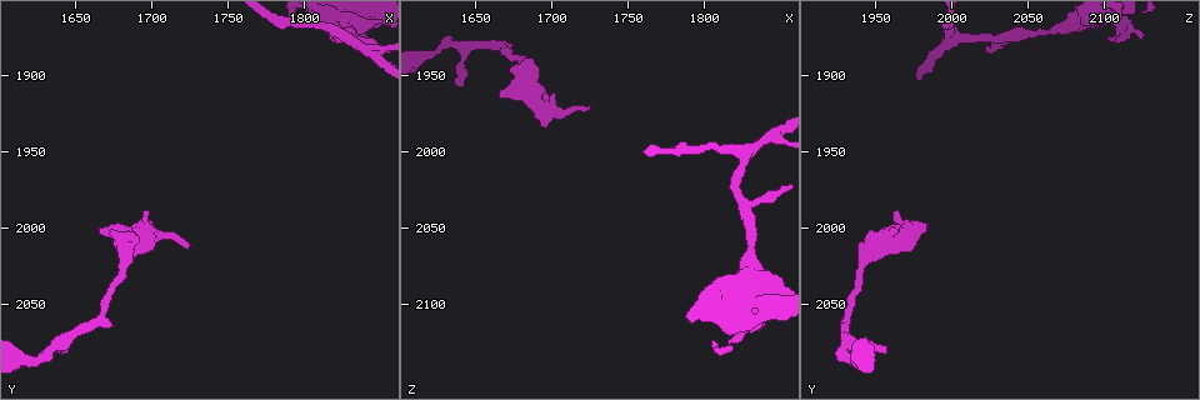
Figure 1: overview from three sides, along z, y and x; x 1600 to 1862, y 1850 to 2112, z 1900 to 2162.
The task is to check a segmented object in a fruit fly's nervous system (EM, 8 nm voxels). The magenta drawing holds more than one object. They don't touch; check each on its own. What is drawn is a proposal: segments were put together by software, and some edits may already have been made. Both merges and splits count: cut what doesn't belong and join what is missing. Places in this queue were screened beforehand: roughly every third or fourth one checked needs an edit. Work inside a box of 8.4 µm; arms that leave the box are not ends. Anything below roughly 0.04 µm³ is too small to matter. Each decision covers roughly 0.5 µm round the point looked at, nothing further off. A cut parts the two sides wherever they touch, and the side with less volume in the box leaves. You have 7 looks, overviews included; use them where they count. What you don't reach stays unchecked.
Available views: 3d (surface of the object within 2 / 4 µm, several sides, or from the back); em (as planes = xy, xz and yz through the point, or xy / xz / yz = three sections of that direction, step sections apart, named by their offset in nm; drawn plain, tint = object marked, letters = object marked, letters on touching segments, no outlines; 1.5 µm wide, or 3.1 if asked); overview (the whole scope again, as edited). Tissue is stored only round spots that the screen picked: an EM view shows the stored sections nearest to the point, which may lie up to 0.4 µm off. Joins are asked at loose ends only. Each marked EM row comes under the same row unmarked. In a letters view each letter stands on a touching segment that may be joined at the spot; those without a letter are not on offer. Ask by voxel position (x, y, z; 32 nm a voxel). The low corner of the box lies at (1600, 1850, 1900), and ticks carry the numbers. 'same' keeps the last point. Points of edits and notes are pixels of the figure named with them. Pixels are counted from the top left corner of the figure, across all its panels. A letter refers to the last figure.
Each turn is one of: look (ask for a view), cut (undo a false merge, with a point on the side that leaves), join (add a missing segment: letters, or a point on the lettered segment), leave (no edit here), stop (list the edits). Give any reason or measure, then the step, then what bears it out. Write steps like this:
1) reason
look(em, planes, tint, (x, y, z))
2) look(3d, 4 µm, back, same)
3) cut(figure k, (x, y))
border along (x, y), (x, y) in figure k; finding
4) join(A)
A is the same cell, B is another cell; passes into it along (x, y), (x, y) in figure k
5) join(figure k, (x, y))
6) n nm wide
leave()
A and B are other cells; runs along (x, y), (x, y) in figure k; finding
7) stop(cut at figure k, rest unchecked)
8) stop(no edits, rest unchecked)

branch stops here
look(3d, 2 µm, (1638, 2080, 1956))

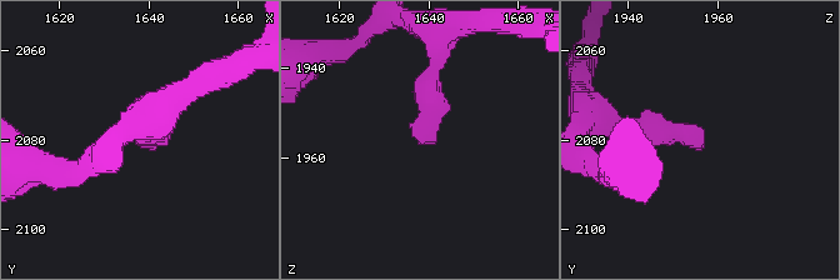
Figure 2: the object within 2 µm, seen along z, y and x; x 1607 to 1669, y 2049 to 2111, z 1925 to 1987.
look(em, yz, step 4, letters, (1638, 2081, 1956))

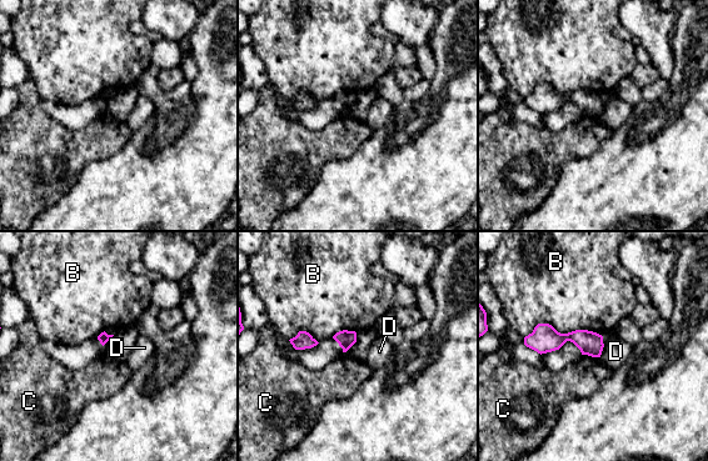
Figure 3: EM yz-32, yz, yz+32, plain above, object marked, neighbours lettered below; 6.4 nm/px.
leave()
B, C and D are other cells; runs along (527, 340), (581, 337), (599, 347) in figure 3; no lettered segment goes on from it

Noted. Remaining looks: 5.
an open end
look(3d, 2 µm, (1696, 1990, 1962))

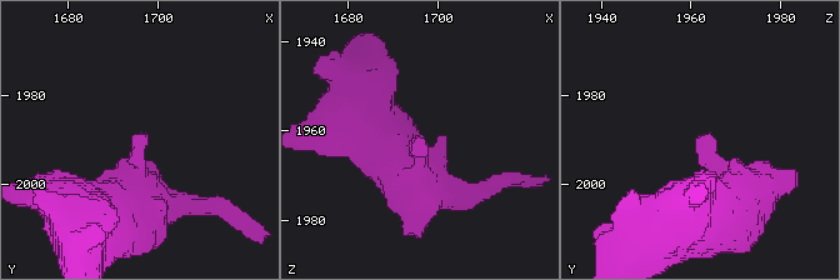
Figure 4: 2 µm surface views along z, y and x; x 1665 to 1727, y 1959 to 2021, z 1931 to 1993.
need the tissue
look(em, yz, step 8, tint, (1697, 1989, 1964))

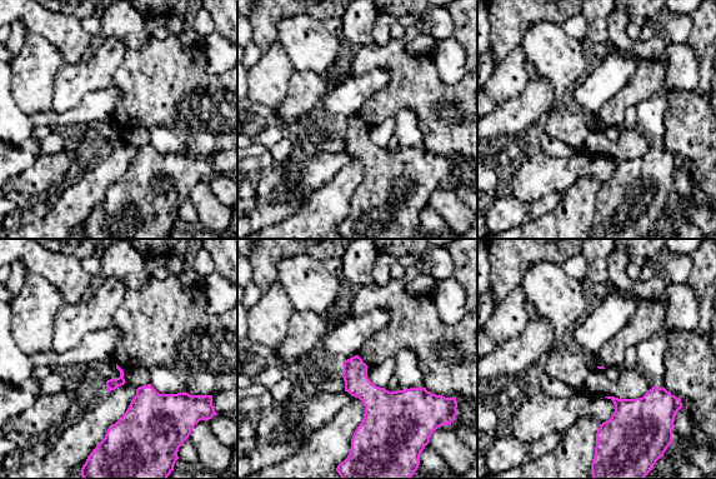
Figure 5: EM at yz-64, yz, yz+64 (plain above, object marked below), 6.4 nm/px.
look(em, planes, letters, same)

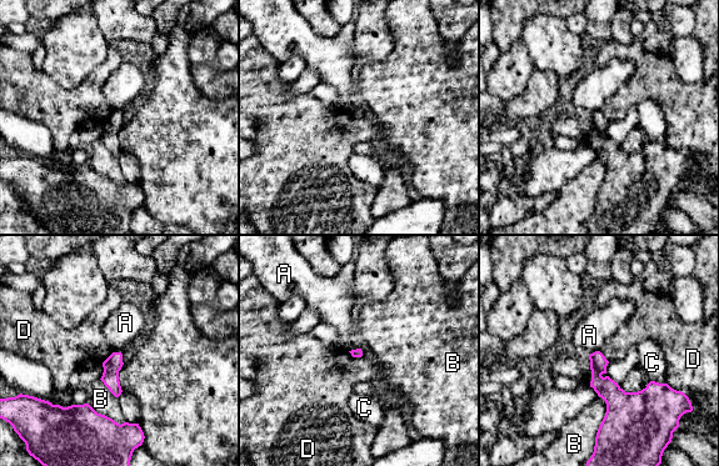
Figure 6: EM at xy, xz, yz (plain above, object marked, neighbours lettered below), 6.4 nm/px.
leave()
A, B, C and D are other cells; border along (121, 352), (113, 352), (103, 362) in figure 6; no lettered segment goes on from it

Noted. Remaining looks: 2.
free end
look(em, planes, tint, (1840, 1874, 2102))

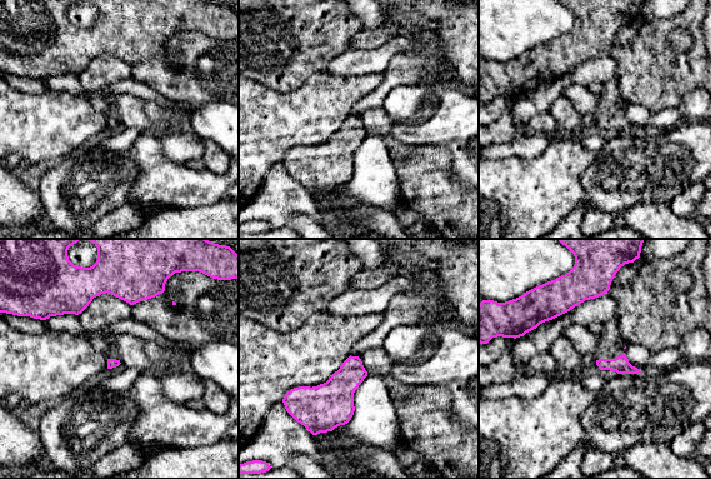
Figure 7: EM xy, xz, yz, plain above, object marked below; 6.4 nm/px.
look(em, planes, letters, same)

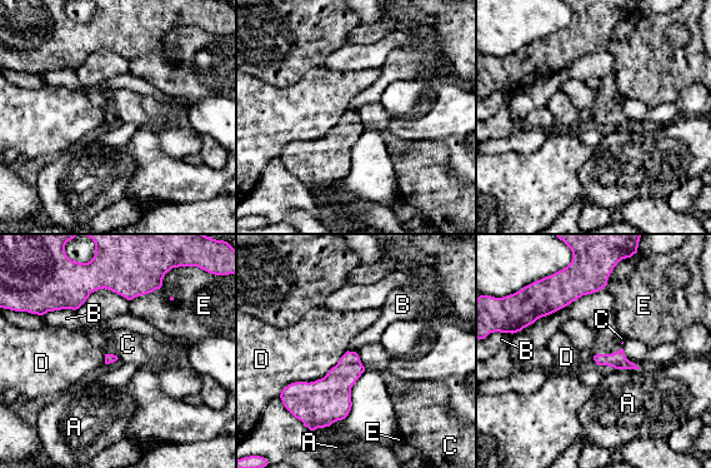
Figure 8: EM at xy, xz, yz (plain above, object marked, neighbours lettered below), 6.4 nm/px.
leave()
A, B, C, D and E are other cells; border along (355, 352), (365, 368) in figure 8; none of them fits

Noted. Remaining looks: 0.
stop(no edits, rest unchecked)

